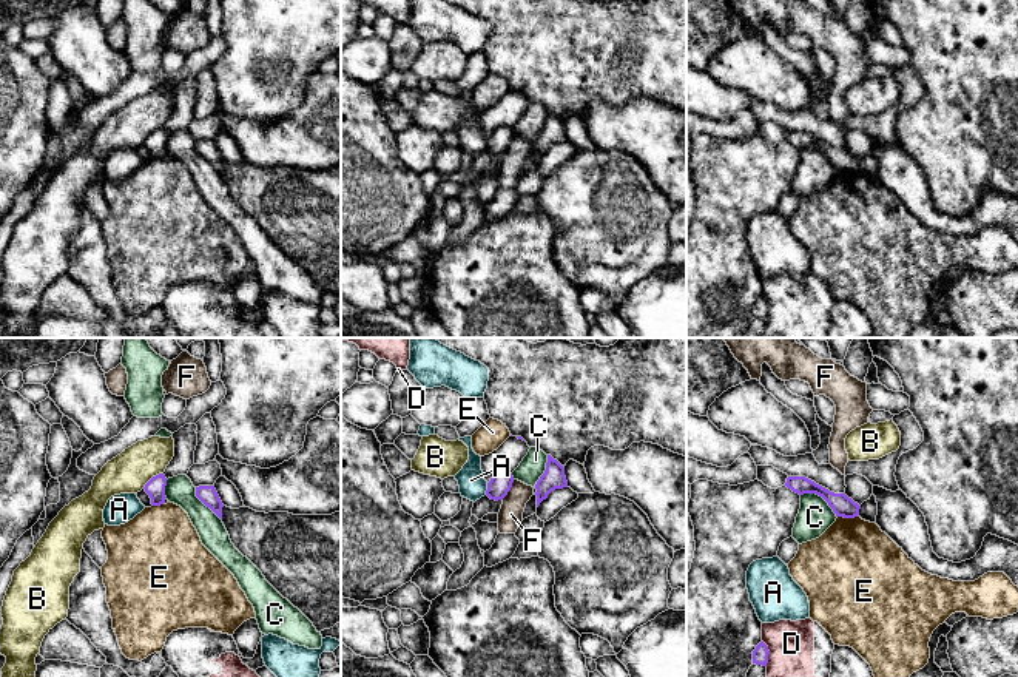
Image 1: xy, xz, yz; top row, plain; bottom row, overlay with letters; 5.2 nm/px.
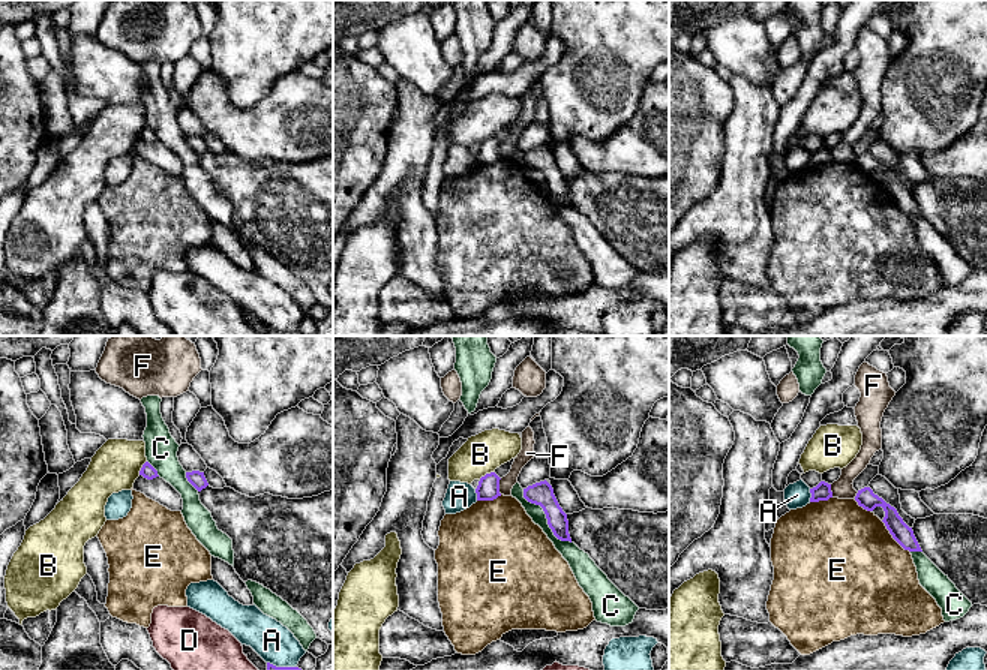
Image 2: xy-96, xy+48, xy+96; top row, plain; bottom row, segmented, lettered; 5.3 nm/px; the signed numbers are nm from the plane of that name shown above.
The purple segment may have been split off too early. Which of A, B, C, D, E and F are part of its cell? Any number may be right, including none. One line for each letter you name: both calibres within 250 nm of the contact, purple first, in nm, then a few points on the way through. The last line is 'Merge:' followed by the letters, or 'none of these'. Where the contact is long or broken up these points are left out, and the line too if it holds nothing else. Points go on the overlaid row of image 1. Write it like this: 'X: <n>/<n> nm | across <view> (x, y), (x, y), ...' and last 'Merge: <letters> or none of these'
Merge: none of these

